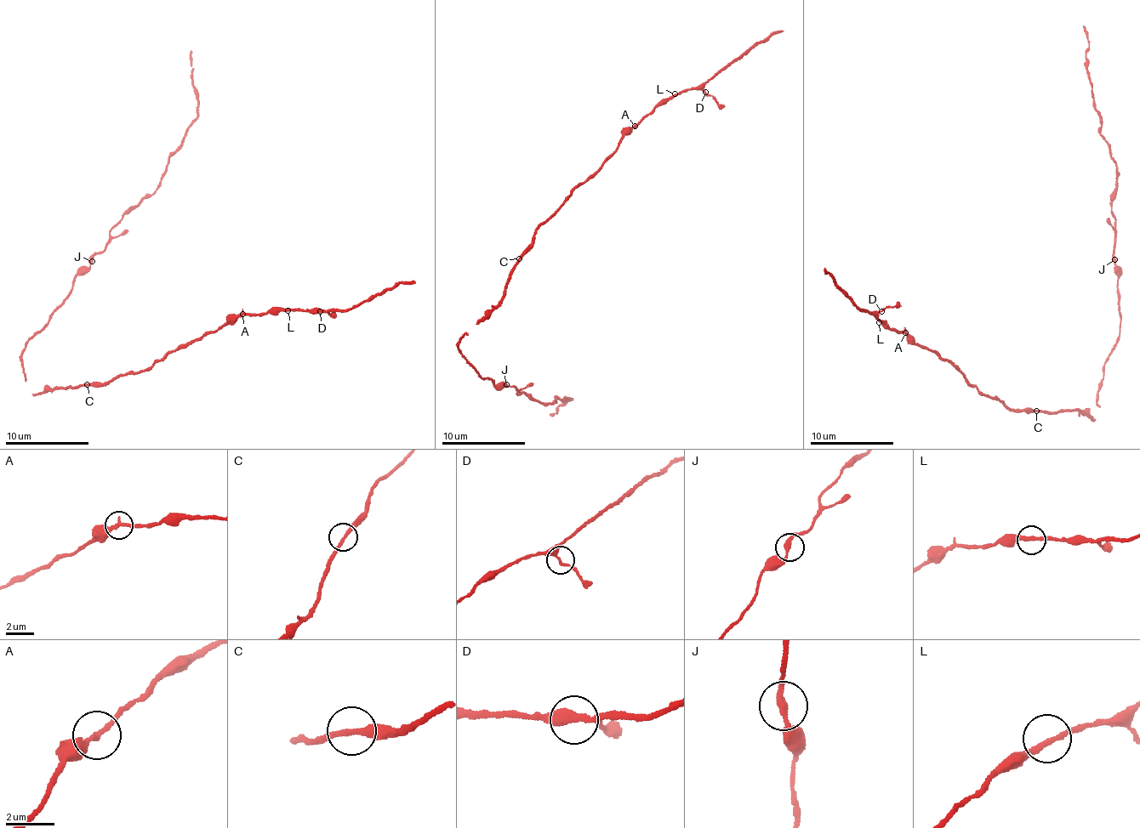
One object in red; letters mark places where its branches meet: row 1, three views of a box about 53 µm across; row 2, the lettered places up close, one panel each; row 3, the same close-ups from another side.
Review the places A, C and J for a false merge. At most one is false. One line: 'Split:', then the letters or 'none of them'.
Split: none of them

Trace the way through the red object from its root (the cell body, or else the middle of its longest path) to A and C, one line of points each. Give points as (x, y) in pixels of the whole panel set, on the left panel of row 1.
A: (51, 390), (95, 381), (106, 382), (148, 369), (173, 351), (231, 324), (242, 314)
C: (51, 390), (87, 384)

